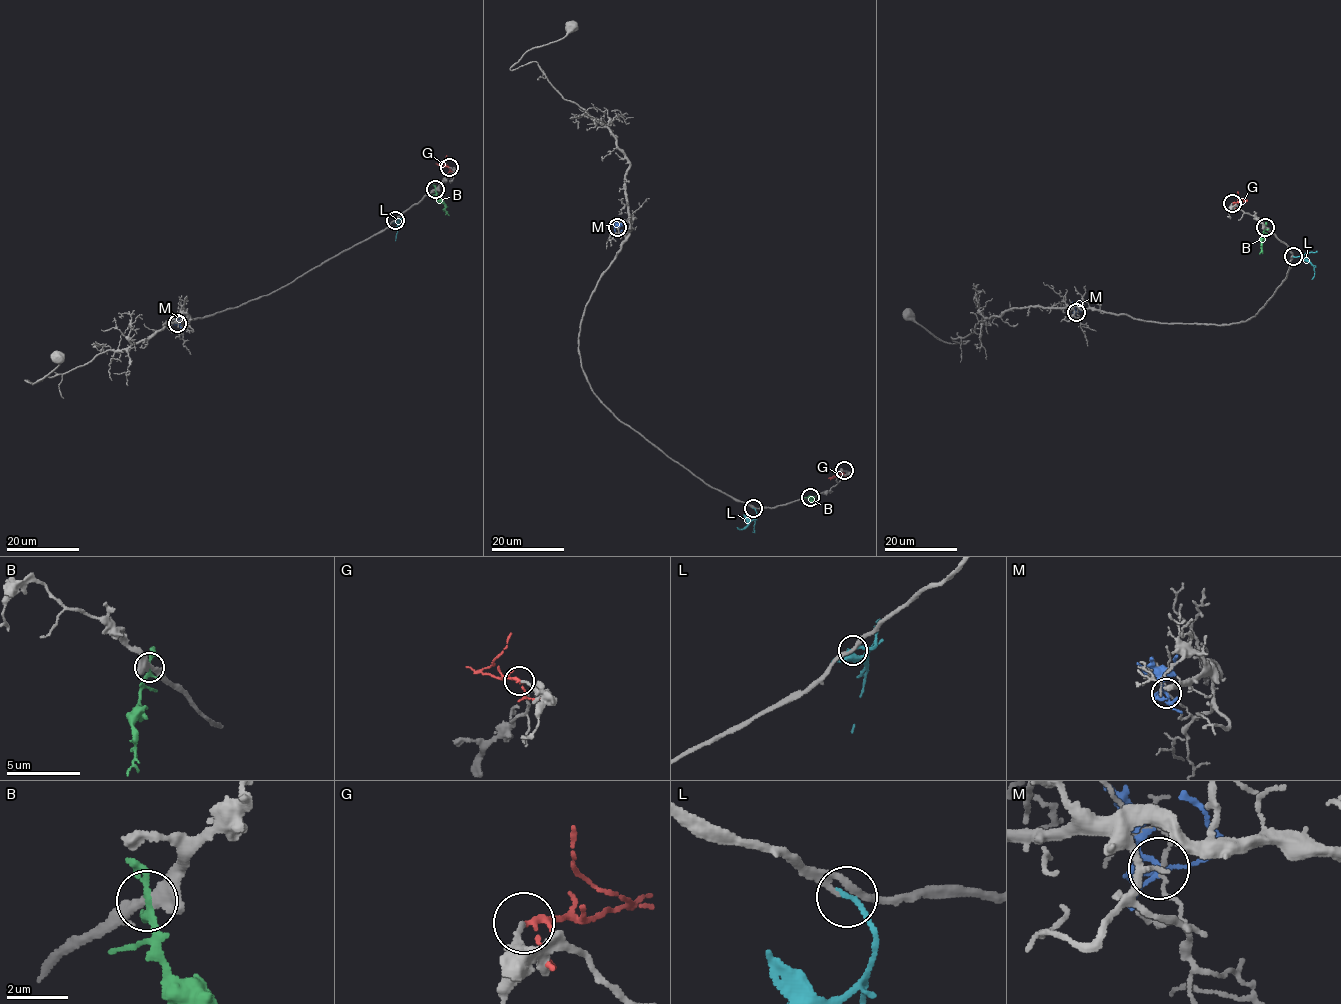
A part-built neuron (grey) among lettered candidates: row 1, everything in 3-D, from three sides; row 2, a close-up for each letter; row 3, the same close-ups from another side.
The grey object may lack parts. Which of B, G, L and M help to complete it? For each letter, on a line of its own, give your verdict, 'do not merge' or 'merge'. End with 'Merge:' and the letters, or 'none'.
B: do not merge
G: do not merge
L: merge
M: do not merge
Merge: L

